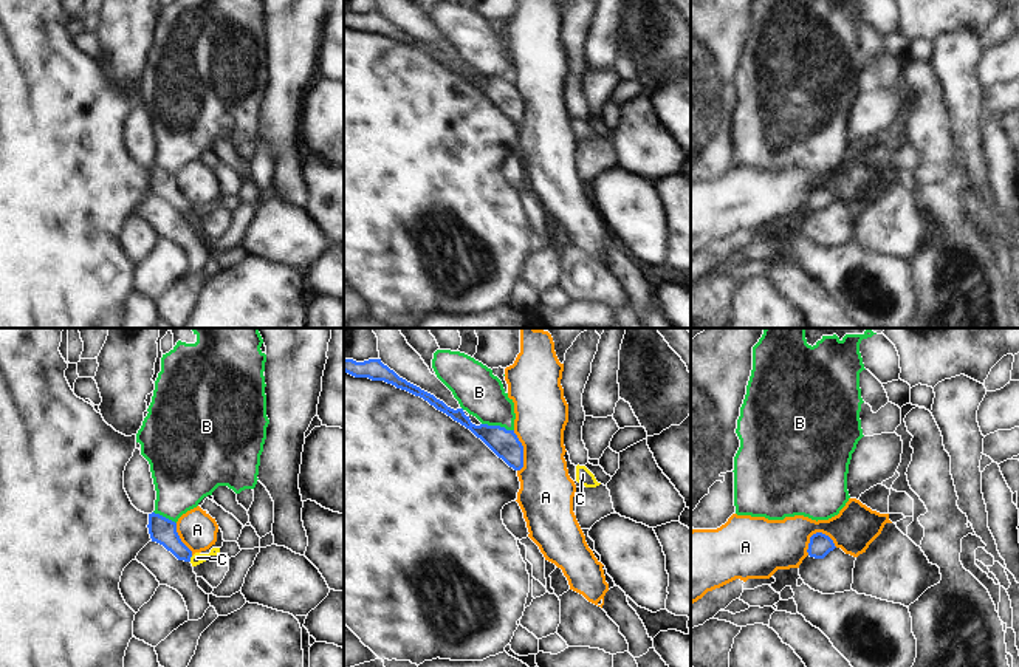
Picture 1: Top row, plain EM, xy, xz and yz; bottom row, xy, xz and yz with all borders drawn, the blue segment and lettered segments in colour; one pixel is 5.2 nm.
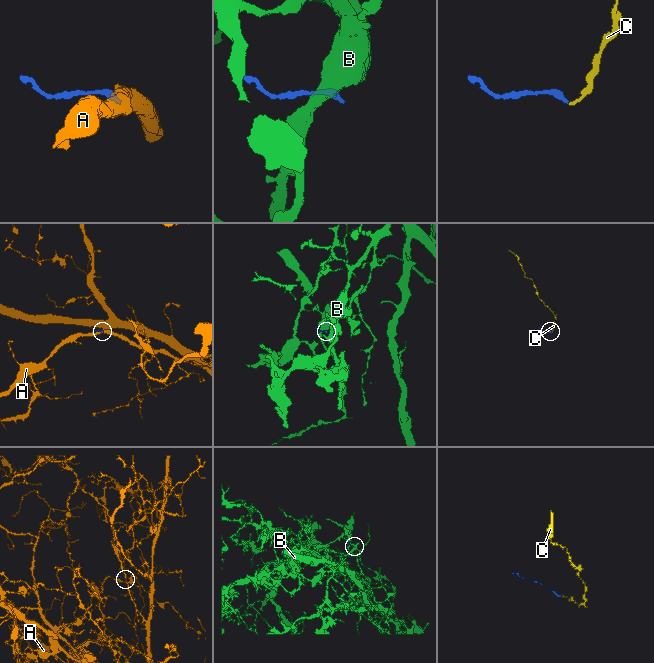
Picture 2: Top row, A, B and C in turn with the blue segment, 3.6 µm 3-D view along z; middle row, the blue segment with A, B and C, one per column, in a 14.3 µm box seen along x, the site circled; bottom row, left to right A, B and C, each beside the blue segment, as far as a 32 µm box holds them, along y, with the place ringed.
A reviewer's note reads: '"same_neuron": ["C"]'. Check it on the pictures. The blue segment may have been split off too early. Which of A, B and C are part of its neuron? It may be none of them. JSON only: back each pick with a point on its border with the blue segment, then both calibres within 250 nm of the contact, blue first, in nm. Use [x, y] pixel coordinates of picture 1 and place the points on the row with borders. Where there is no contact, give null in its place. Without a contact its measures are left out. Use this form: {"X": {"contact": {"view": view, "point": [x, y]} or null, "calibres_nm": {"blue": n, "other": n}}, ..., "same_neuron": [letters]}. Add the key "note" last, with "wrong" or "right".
{"C": {"contact": {"view": "xy", "point": [189, 559]}, "calibres_nm": {"blue": 140, "other": 60}}, "same_neuron": ["C"], "note": "right"}

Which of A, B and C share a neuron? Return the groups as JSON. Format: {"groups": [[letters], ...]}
{"groups": [["A"], ["B"], ["C"]]}

